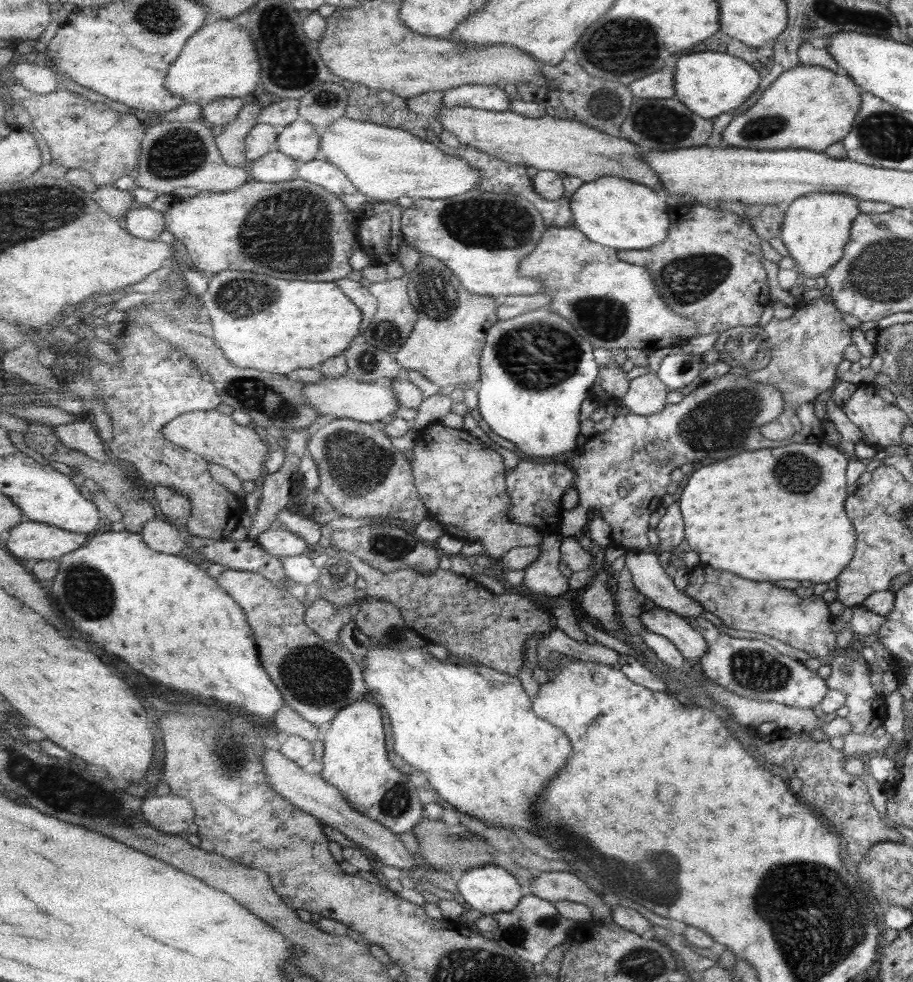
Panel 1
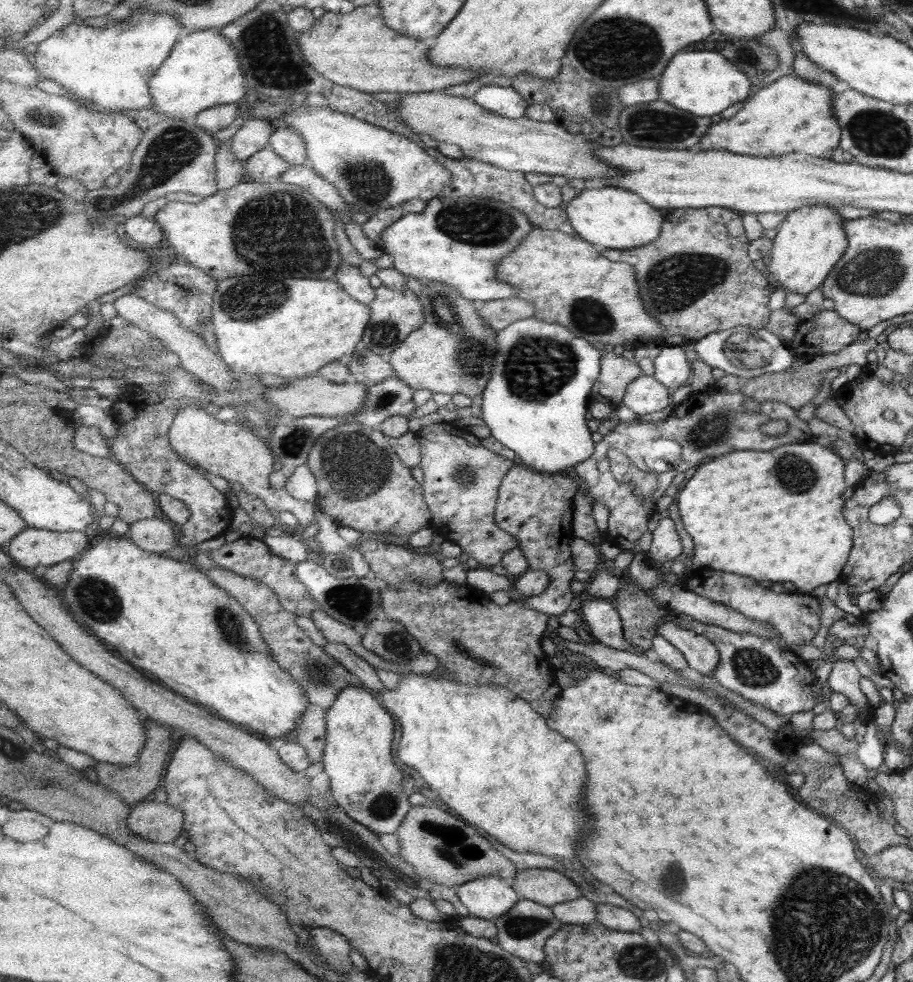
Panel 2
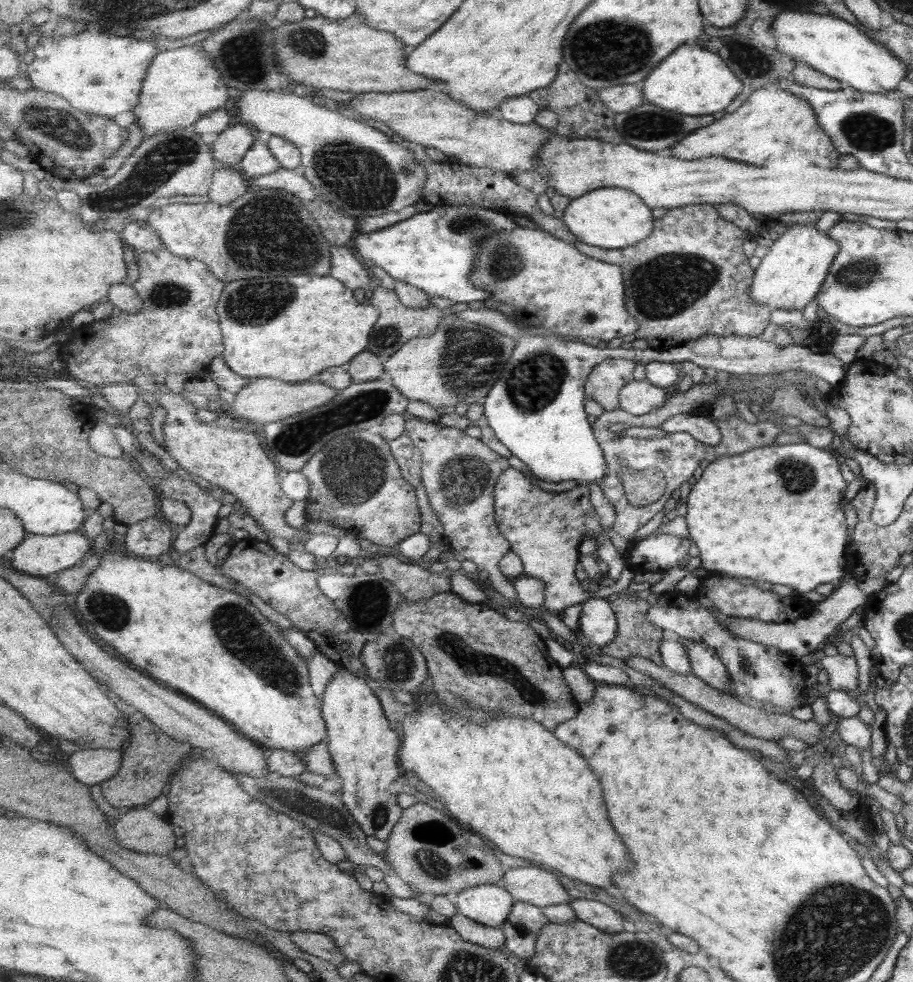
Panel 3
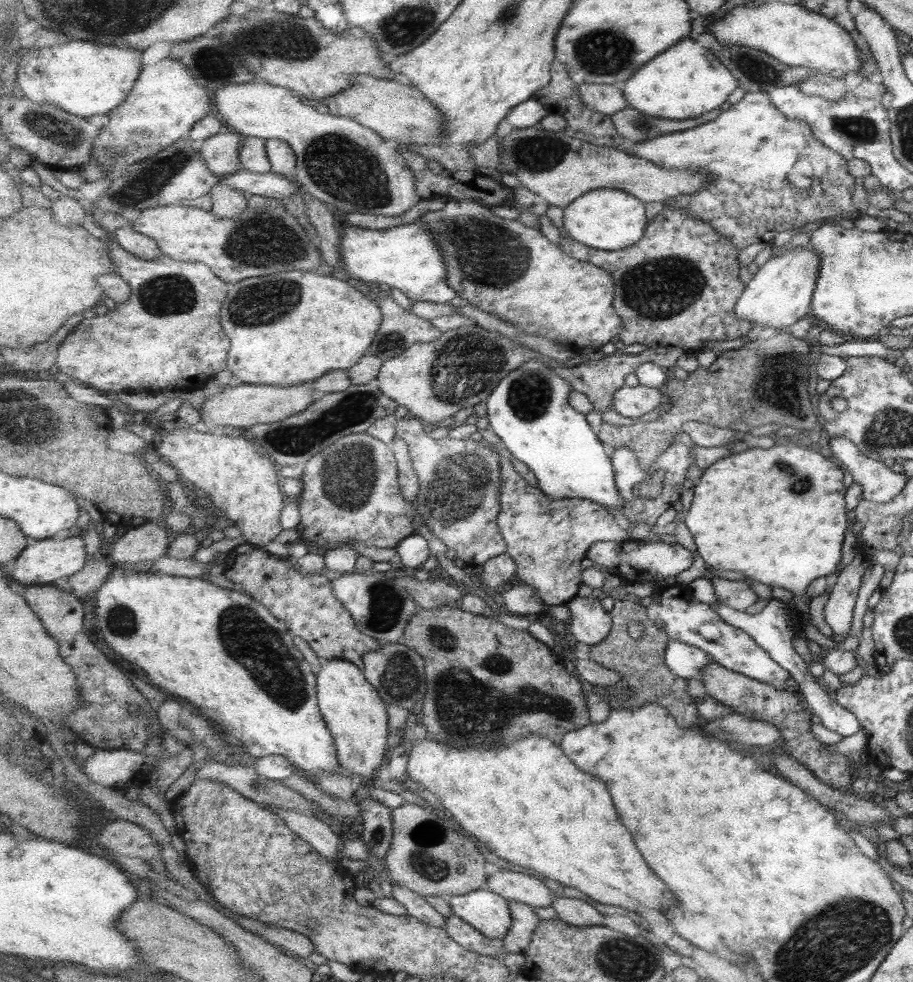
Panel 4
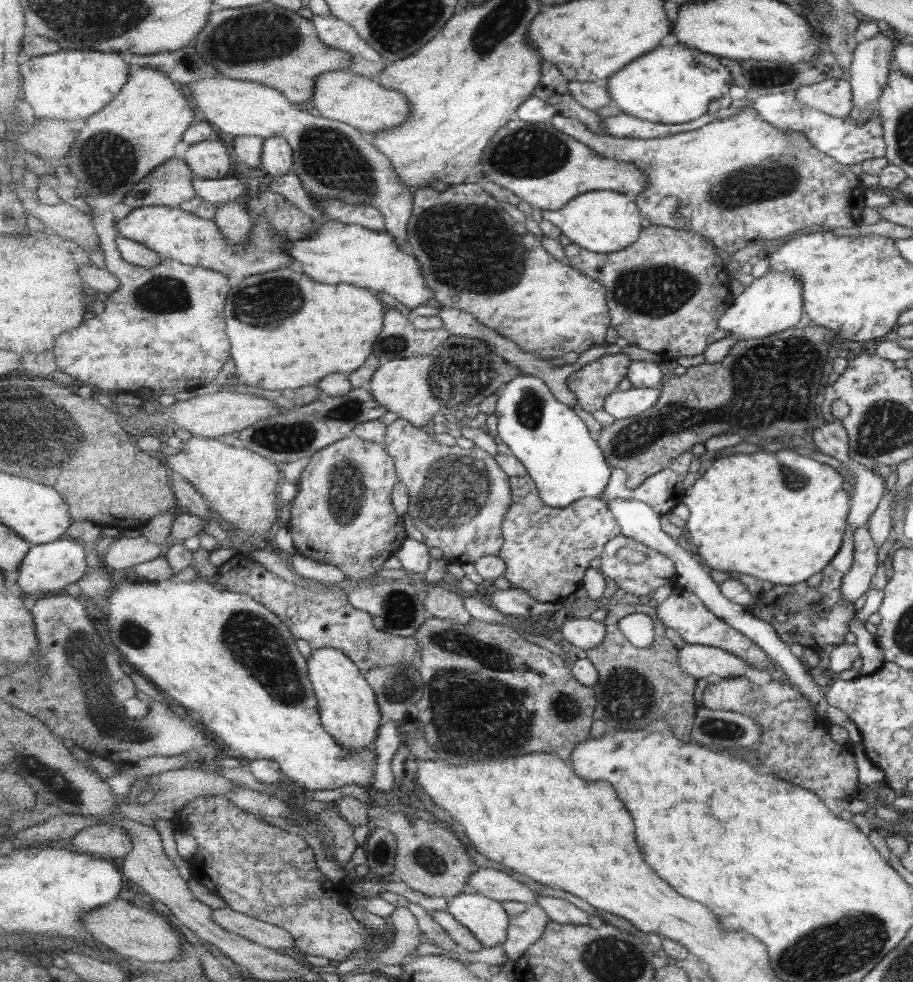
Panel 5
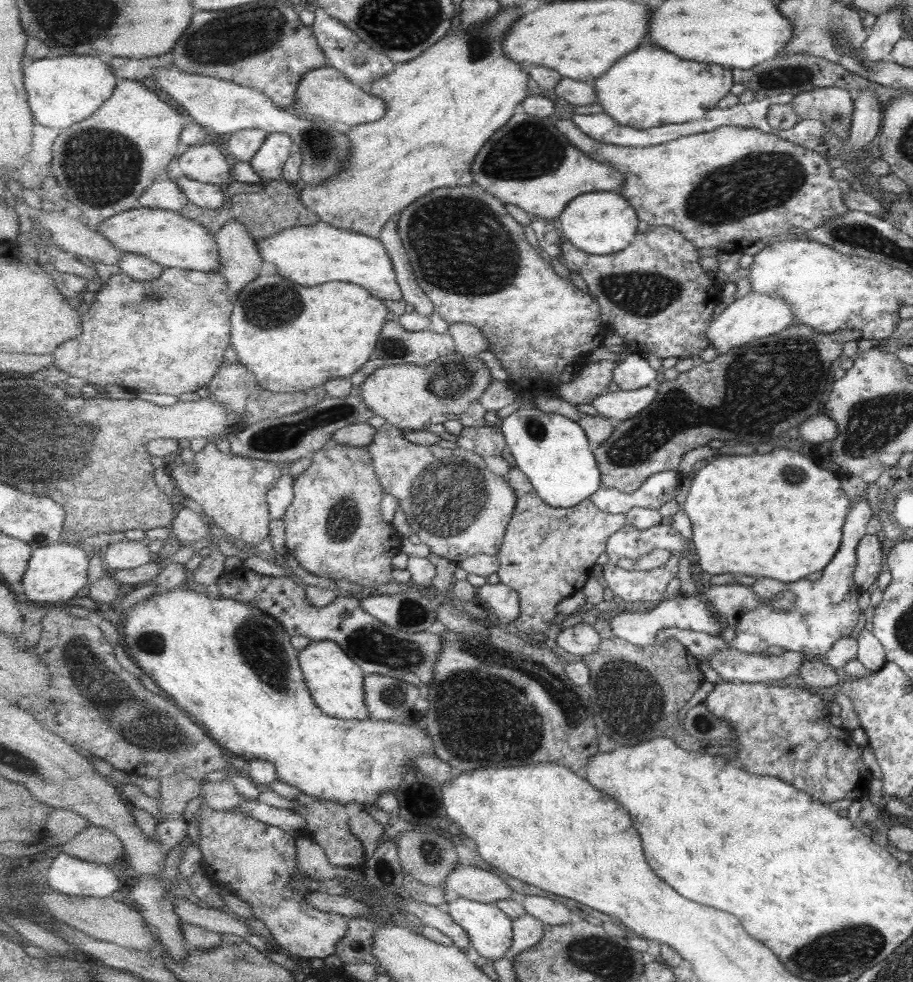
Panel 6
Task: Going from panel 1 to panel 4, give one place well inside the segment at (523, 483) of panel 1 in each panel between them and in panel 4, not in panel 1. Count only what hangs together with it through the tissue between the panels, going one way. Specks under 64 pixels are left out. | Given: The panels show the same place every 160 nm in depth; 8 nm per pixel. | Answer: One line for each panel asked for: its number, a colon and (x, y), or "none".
2: (538, 508)
3: (545, 528)
4: (548, 538)

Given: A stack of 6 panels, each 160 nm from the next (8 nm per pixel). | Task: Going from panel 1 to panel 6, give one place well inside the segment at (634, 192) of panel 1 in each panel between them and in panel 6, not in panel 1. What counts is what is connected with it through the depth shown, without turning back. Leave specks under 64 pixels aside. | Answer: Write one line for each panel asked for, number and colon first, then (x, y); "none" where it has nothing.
2: (607, 216)
3: (612, 218)
4: (607, 219)
5: (605, 221)
6: (600, 223)

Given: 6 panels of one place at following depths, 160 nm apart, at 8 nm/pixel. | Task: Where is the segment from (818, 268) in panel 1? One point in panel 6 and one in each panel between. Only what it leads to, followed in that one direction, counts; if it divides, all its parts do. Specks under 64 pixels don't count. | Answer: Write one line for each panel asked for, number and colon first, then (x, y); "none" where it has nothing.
2: (809, 241)
3: (789, 276)
4: (779, 294)
5: (772, 303)
6: (754, 316)

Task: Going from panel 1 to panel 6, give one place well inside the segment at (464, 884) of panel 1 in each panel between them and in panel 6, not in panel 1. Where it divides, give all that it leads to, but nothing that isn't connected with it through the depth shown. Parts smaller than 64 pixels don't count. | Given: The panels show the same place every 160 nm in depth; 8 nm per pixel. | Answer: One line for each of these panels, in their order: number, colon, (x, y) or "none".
2: (490, 897)
3: (490, 904)
4: (489, 912)
5: (486, 917)
6: (491, 931)

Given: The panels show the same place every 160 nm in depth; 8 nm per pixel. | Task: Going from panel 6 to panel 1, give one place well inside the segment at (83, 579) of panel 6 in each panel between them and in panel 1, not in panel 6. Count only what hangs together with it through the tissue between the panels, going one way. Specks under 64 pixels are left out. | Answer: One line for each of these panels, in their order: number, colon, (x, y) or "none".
1: (37, 540)
2: (33, 546)
3: (39, 555)
4: (43, 561)
5: (48, 569)

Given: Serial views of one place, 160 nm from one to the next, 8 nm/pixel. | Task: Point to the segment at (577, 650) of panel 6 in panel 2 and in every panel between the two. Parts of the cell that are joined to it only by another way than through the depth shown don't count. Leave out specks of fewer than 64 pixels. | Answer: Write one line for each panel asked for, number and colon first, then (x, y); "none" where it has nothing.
2: (601, 618)
3: (598, 622)
4: (590, 623)
5: (586, 634)

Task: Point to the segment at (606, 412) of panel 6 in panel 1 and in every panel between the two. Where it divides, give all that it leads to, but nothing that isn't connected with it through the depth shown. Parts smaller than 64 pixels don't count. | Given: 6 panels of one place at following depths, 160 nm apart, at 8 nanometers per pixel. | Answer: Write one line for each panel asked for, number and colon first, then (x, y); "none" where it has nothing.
1: (647, 395)
2: (647, 396)
3: (642, 397)
4: (633, 402)
5: (628, 403)

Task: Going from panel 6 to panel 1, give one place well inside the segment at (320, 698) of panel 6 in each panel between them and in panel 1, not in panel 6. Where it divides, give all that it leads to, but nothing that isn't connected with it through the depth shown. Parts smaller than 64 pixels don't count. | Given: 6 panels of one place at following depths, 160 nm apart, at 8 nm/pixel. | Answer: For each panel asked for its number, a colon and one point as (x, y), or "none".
1: (355, 760)
2: (365, 782)
3: (364, 747)
4: (356, 714)
5: (349, 710)

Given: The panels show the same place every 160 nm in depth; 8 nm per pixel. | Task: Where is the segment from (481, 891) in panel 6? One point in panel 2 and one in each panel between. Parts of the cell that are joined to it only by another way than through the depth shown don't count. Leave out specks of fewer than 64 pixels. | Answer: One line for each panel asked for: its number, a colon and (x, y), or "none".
2: (544, 885)
3: (539, 886)
4: (529, 888)
5: (496, 884)

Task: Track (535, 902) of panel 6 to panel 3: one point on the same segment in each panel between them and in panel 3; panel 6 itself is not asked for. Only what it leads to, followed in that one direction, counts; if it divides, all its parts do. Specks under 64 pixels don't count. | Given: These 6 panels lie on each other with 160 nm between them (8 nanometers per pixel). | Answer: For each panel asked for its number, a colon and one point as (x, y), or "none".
3: (601, 915)
4: (576, 911)
5: (560, 910)

